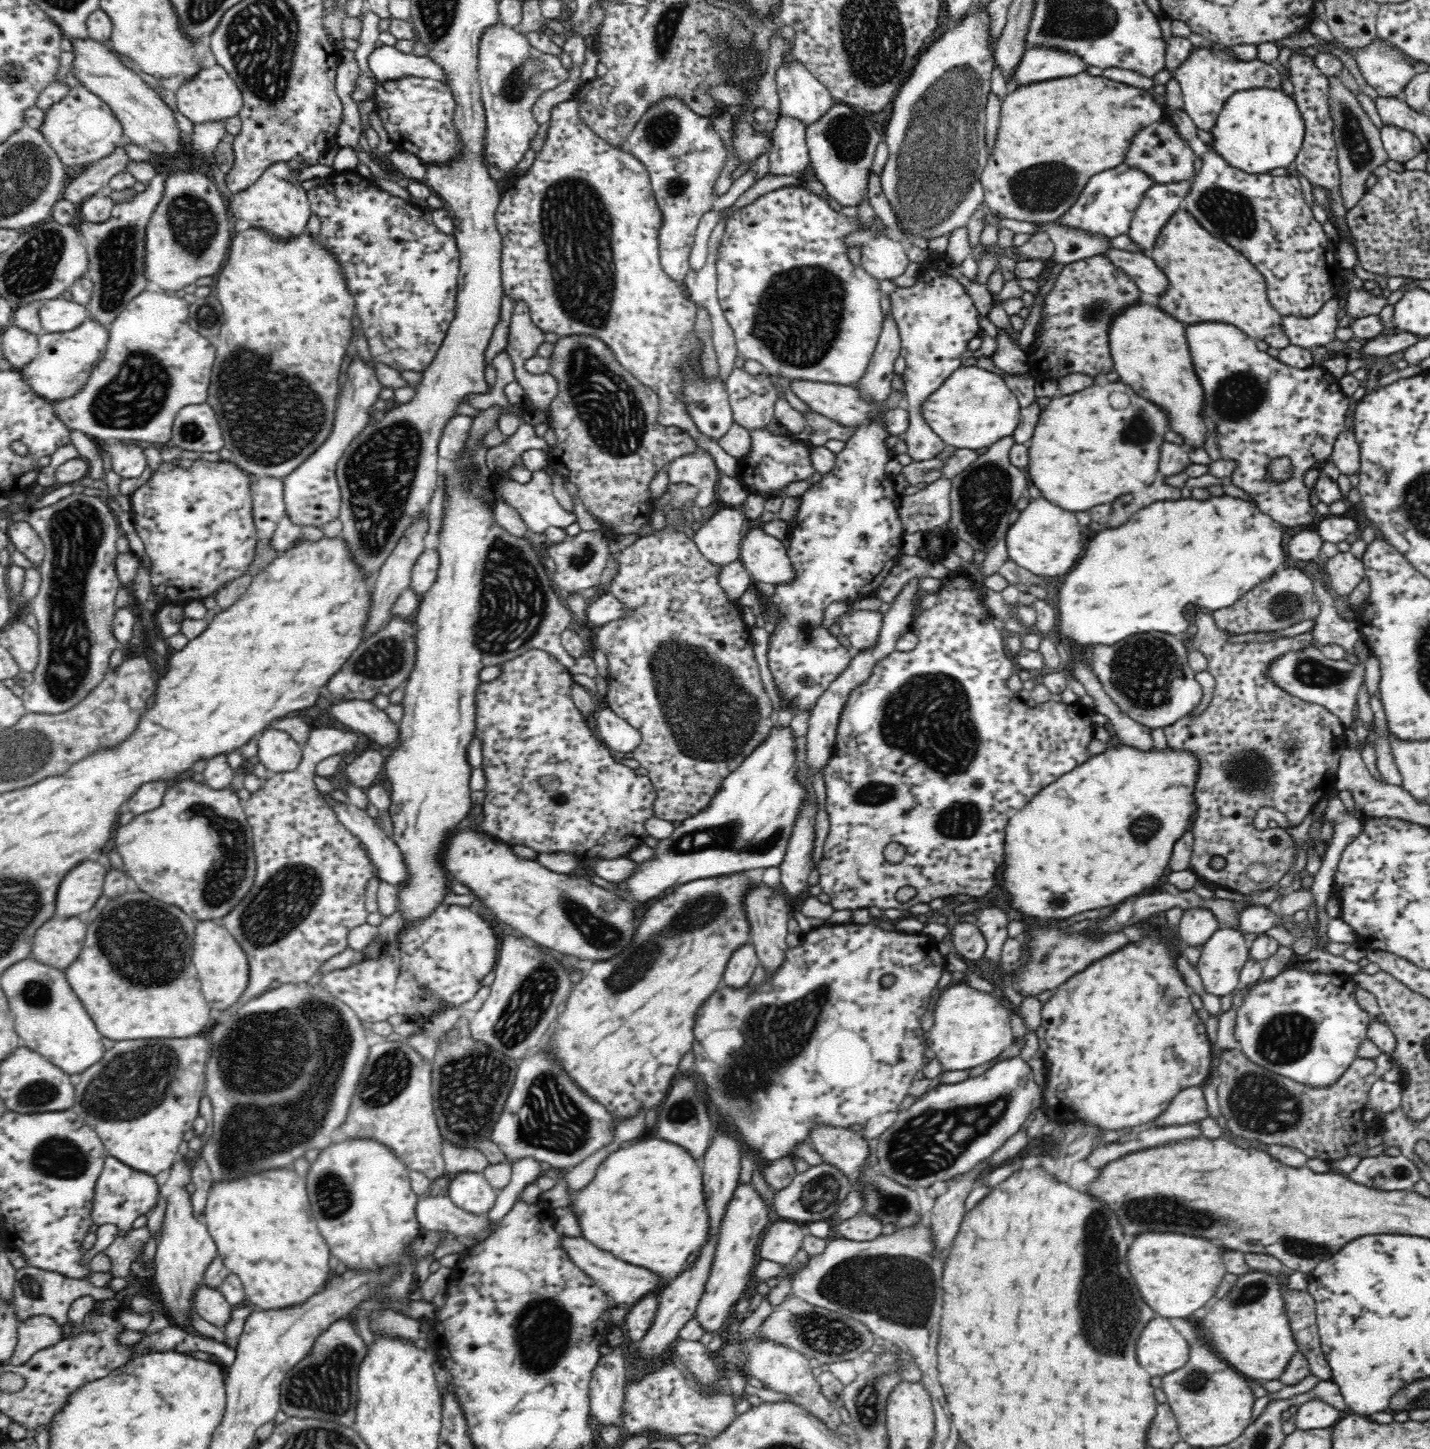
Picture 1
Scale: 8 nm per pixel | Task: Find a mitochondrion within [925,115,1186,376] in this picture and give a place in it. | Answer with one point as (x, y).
(1037, 188)

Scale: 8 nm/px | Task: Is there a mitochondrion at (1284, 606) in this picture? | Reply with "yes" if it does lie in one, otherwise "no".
yes

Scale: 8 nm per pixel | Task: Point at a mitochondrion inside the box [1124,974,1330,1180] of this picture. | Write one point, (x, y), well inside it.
(1262, 1104)

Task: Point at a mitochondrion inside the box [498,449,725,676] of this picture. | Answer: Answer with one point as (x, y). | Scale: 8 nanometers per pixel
(581, 558)

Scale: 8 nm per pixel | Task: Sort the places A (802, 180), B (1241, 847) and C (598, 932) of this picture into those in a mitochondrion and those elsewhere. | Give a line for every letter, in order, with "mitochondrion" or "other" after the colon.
A: other
B: other
C: mitochondrion

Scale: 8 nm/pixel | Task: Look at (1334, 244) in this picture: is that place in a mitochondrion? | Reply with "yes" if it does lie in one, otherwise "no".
no

